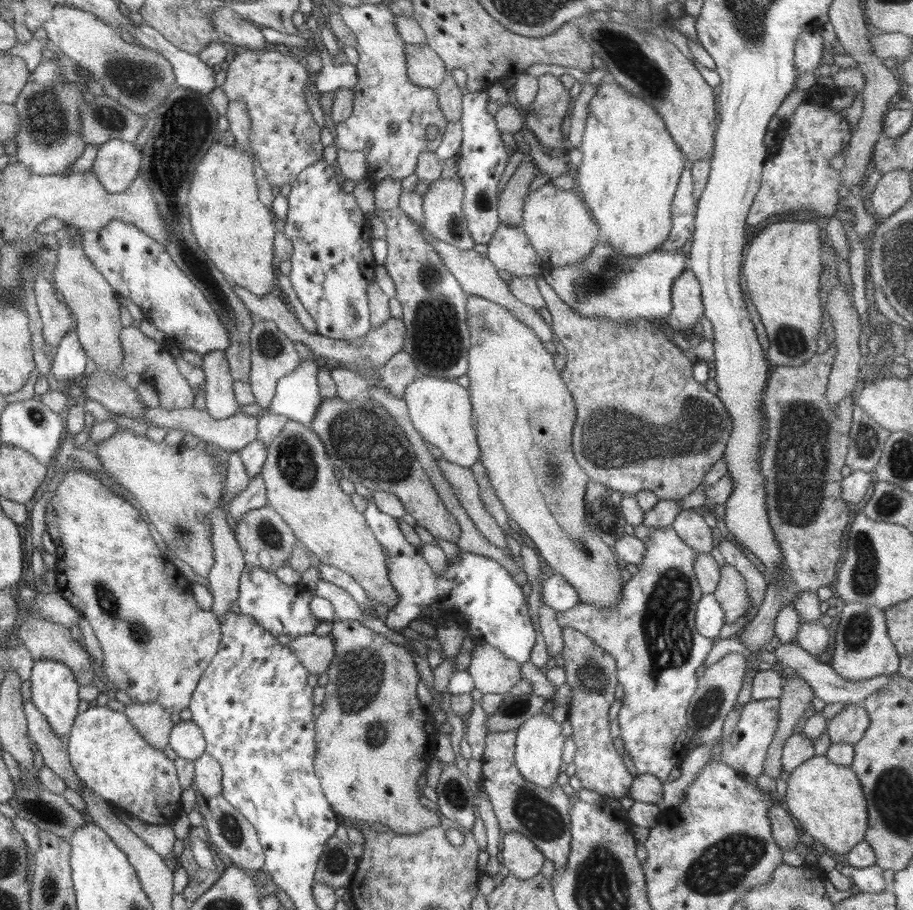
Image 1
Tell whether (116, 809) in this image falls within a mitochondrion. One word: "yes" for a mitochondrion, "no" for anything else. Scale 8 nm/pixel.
no

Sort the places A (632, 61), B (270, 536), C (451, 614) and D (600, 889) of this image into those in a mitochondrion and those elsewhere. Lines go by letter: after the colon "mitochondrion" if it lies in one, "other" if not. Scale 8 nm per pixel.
A: mitochondrion
B: mitochondrion
C: other
D: mitochondrion

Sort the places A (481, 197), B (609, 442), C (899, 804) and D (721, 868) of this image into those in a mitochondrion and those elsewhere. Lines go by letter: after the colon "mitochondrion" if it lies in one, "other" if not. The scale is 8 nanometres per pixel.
A: mitochondrion
B: mitochondrion
C: mitochondrion
D: mitochondrion

